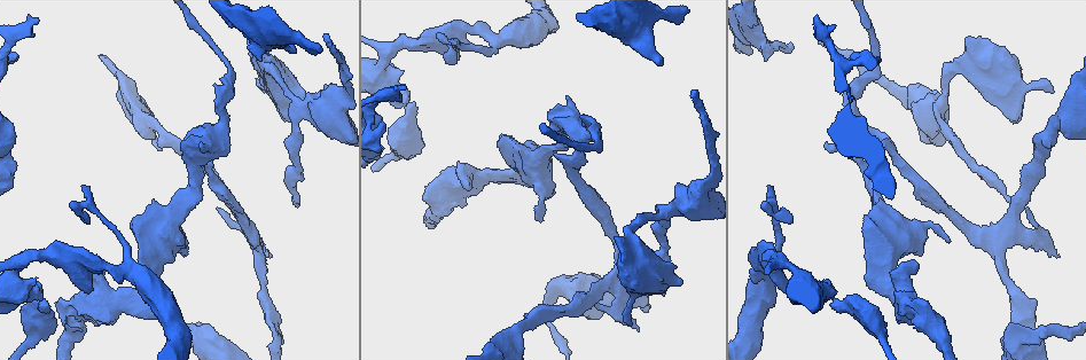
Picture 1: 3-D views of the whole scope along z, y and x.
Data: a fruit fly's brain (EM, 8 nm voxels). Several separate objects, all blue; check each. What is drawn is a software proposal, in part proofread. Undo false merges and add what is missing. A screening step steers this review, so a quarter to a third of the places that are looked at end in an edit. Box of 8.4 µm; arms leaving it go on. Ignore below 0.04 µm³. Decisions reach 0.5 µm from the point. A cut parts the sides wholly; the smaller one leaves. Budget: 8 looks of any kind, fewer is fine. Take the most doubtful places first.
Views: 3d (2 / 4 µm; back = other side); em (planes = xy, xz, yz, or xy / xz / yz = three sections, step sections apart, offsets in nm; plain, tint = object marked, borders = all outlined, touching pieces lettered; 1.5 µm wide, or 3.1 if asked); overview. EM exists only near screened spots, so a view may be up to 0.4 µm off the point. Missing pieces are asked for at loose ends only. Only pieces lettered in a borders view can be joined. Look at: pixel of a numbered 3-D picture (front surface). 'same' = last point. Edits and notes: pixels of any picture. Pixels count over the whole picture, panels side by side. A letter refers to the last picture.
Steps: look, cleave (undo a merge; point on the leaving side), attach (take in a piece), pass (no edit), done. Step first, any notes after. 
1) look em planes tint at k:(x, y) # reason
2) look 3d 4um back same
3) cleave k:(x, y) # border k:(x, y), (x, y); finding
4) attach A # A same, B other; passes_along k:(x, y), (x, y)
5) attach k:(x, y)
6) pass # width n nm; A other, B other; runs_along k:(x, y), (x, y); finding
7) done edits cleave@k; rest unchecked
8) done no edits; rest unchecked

look em planes borders at 1:(326, 37) # free end

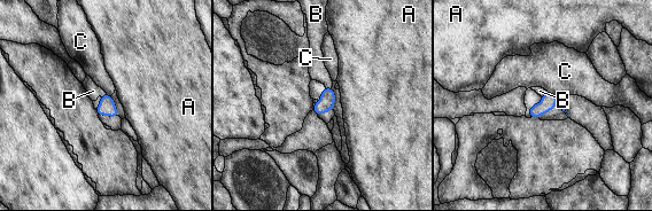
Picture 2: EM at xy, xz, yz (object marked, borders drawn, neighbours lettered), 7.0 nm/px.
attach B # longest_contact C 70 nm; A other, B same, C other; passes_along 2:(549, 101), (544, 94), (540, 91); the neuron continues

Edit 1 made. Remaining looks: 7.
look em planes tint at 1:(449, 40) # tapers out

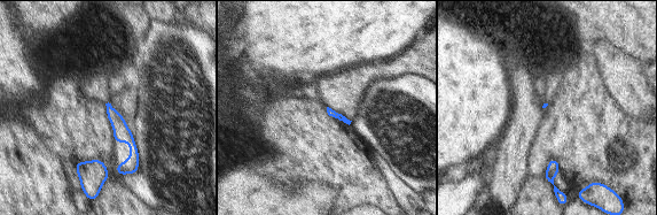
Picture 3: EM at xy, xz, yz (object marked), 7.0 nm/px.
look em planes borders same # what lies round it

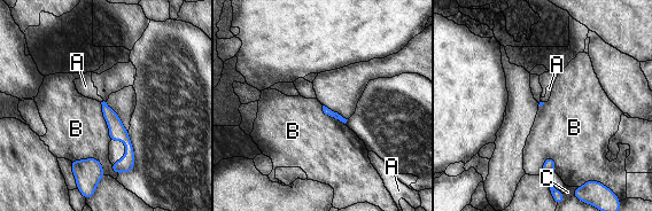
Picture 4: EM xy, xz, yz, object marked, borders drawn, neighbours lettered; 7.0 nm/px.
pass # A other, B other, C other; runs_along 4:(105, 107), (127, 141), (127, 169); none of them fits

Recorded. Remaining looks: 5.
look em yz step 8 borders at 1:(553, 192) # free end

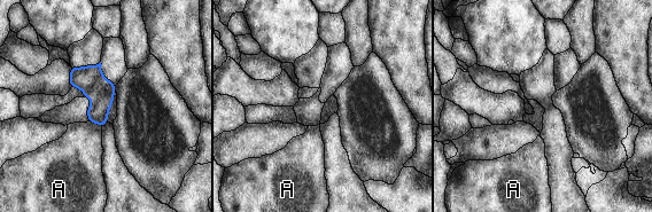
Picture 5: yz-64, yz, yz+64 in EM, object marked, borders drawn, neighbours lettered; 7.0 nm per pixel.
pass # A other; border 5:(90, 120), (101, 126); no lettered piece goes on from it

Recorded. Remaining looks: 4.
done edits attach@2; rest unchecked

